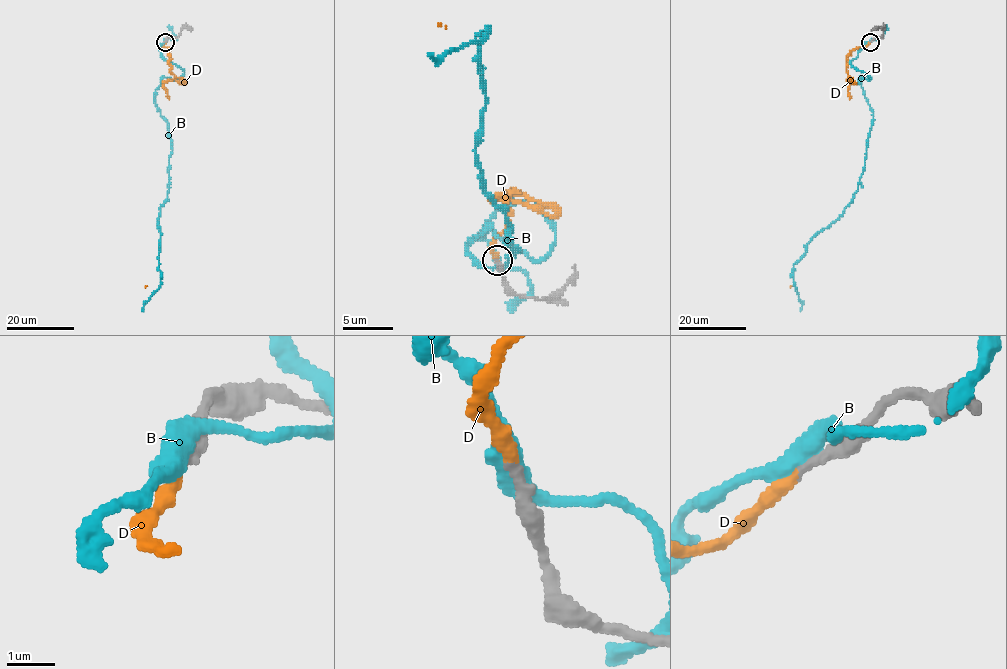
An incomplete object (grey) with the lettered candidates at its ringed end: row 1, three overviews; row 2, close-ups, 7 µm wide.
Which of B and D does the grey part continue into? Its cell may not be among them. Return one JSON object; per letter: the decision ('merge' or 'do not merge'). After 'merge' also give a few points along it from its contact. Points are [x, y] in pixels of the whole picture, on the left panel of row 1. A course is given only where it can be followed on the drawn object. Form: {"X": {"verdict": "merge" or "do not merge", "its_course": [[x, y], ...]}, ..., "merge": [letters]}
{"B": {"verdict": "do not merge"}, "D": {"verdict": "merge", "its_course": [[165, 41], [163, 46], [168, 48], [170, 71], [184, 83], [169, 79], [164, 83], [168, 99], [144, 288]]}, "merge": ["D"]}

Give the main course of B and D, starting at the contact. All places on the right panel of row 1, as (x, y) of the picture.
B: (872, 40), (851, 61), (869, 78), (860, 78), (860, 84), (872, 115), (858, 190), (794, 265), (800, 311)
D: (870, 41), (865, 46), (854, 48), (846, 57), (846, 71), (855, 83), (850, 79), (850, 99), (789, 288)

